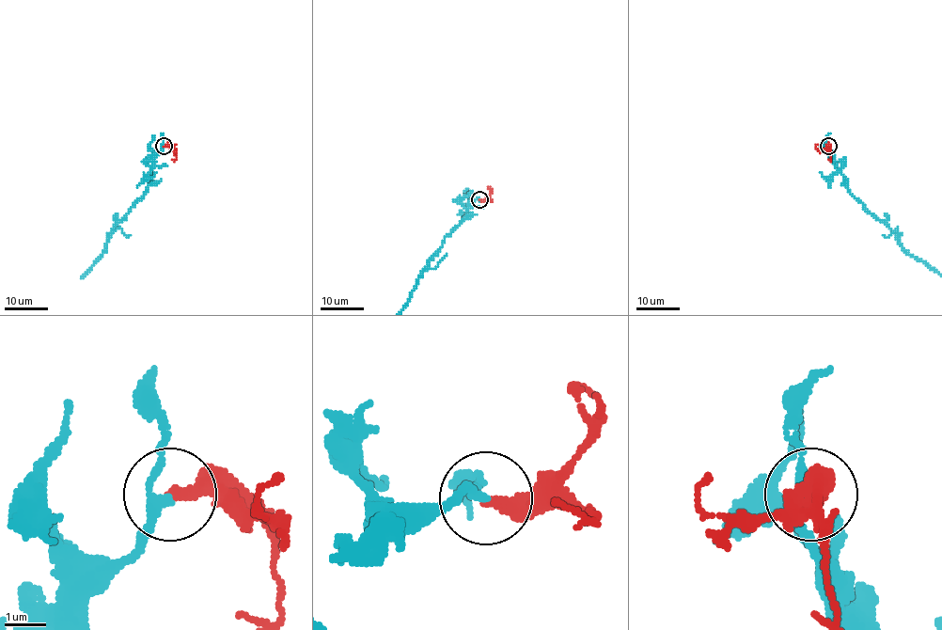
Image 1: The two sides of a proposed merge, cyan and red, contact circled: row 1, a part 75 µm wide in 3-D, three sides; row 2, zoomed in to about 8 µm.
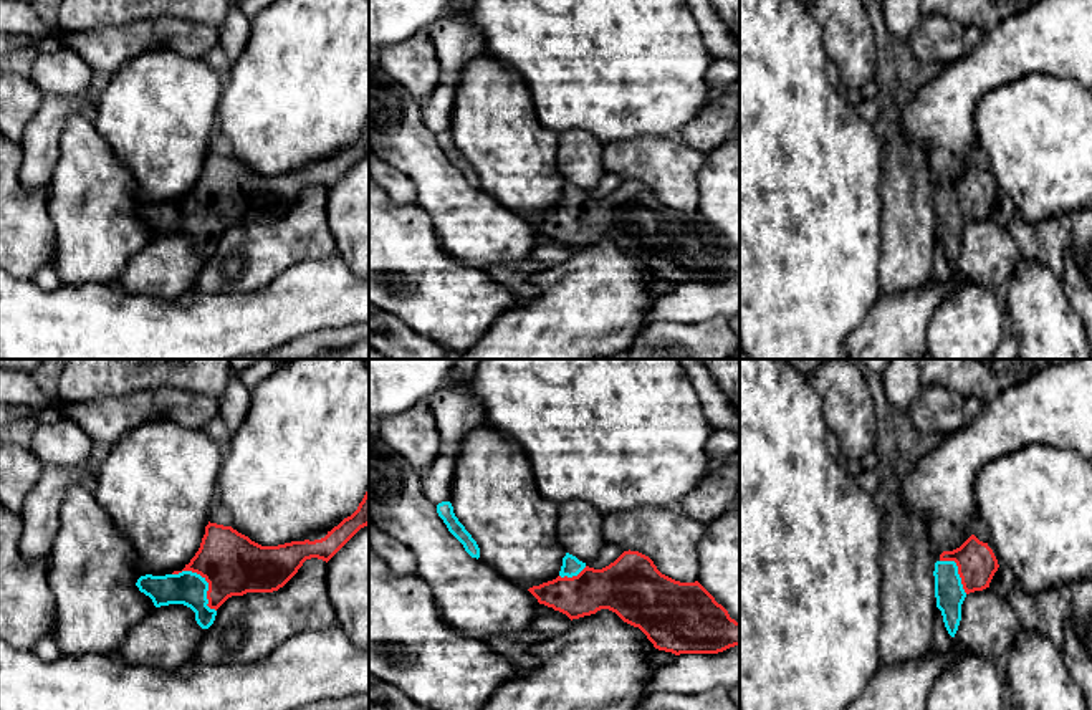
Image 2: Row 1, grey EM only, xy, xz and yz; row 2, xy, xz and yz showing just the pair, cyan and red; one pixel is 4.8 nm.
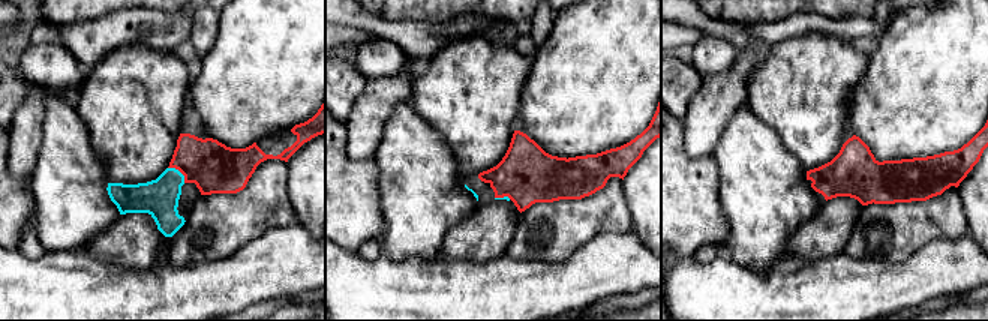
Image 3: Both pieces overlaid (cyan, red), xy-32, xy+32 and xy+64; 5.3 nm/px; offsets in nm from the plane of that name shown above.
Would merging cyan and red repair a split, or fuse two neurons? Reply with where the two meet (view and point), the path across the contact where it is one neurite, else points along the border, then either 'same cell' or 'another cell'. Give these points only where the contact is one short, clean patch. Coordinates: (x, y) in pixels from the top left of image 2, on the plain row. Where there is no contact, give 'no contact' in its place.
xy (205, 211) | across xy (187, 217), (205, 211), (225, 194), (232, 194) | same cell

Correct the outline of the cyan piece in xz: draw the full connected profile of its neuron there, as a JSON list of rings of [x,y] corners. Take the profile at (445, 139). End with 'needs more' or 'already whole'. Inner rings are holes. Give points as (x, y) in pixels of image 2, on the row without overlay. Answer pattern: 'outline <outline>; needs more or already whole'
outline [[[442,131],[437,134],[437,142],[447,154],[448,161],[463,174],[465,180],[472,187],[480,187],[480,177],[472,164],[465,159],[465,156],[458,151],[453,142],[453,136],[450,131]]]; already whole

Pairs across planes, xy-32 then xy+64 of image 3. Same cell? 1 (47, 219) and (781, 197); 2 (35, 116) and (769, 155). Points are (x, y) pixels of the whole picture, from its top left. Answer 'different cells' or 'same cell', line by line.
1: same cell
2: different cells

